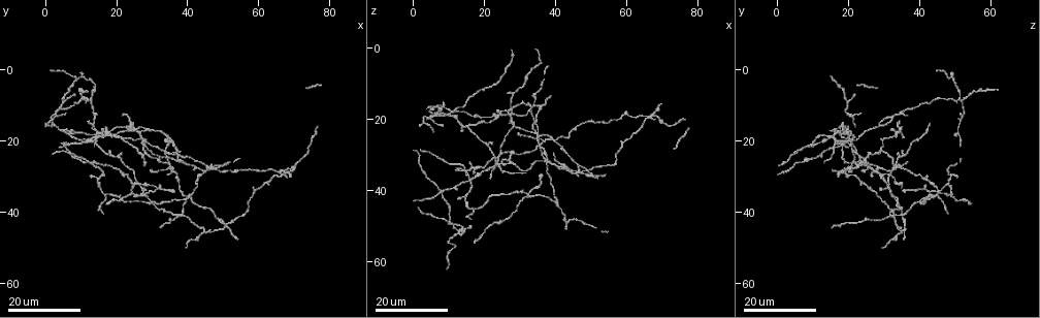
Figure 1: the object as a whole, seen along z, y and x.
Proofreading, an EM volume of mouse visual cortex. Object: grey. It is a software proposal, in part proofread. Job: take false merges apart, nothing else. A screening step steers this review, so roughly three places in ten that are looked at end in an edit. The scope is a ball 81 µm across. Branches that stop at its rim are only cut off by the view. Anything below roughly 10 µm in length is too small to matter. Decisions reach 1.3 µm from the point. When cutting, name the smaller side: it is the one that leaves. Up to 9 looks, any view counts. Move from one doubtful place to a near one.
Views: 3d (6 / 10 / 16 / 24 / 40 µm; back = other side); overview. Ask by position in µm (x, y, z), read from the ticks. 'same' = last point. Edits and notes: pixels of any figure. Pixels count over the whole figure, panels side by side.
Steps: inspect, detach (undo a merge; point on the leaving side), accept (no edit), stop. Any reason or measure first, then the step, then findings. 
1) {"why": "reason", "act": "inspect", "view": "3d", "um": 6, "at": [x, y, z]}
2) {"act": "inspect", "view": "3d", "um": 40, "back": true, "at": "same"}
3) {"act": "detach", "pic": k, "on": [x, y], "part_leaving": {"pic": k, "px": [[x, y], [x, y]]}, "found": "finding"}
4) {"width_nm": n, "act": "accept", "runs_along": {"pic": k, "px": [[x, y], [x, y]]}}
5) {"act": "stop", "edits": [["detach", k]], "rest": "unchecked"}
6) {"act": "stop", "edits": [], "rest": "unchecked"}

{"act": "inspect", "view": "3d", "um": 16, "at": [10.0, 20.5, 18.5]}

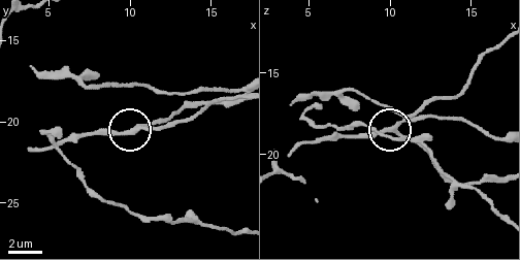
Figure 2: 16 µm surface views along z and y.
{"act": "inspect", "view": "3d", "um": 10, "at": [10.1, 20.7, 18.5]}

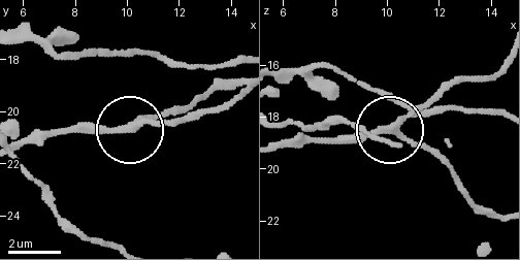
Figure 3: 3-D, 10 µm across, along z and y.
{"arms": 3, "act": "accept", "runs_along": {"pic": 3, "px": [[499, 218], [453, 171], [391, 131], [451, 80]]}, "found": "all the same neuron"}

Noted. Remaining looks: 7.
{"why": "looks like a crossing", "act": "inspect", "view": "3d", "um": 16, "at": [27.5, 20.5, 19.5]}

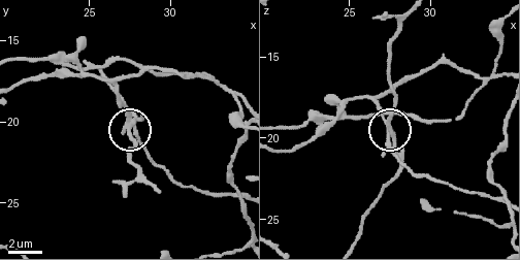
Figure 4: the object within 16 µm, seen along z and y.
{"act": "inspect", "view": "3d", "um": 6, "at": [27.8, 19.8, 20.1]}

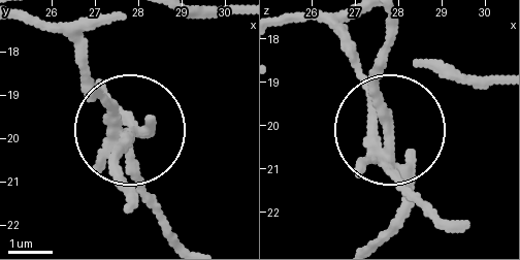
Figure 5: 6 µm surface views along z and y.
{"arms": 5, "act": "detach", "pic": 5, "on": [115, 151], "part_leaving": {"pic": 5, "px": [[394, 148], [376, 85], [383, 19]]}, "found": "a second neuron is stuck on"}

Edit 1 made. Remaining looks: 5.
{"why": "looks like a crossing", "act": "inspect", "view": "3d", "um": 24, "at": [34.0, 25.0, 23.5]}

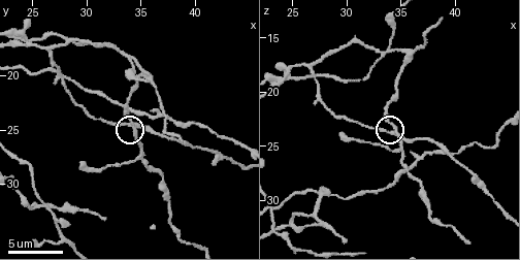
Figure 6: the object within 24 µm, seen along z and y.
{"act": "inspect", "view": "3d", "um": 6, "at": [34.4, 24.8, 23.2]}

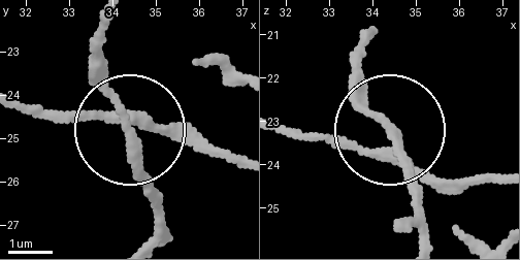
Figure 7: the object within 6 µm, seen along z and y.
{"arms": 4, "act": "accept", "runs_along": {"pic": 7, "px": [[236, 166], [133, 129], [125, 136], [159, 232]]}, "found": "continuous, no second neuron"}

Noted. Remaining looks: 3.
{"why": "four or more arms meet", "act": "inspect", "view": "3d", "um": 16, "at": [12.5, 8.0, 51.5]}

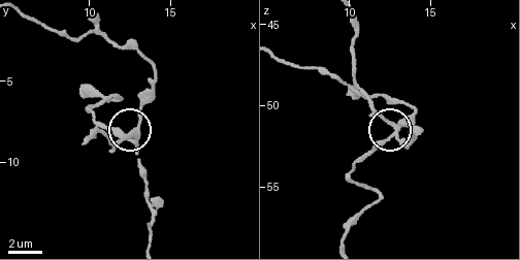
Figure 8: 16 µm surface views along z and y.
{"why": "closer look", "act": "inspect", "view": "3d", "um": 10, "at": [12.8, 8.2, 51.3]}

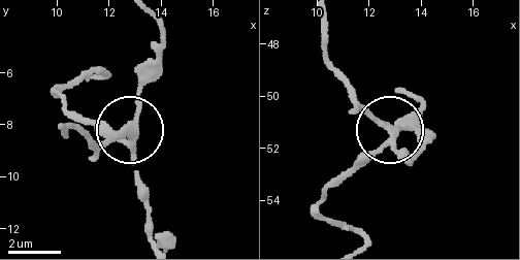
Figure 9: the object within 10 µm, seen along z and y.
{"act": "inspect", "view": "3d", "um": 10, "back": true, "at": [13.0, 8.2, 51.3]}

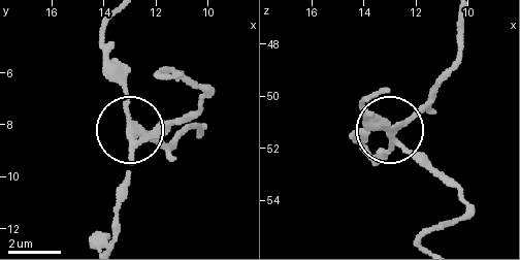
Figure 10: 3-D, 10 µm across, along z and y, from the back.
{"side_arm_um": 15, "act": "accept", "found": "all the same neuron"}

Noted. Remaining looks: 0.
{"act": "stop", "edits": [["detach", 5]], "rest": "unchecked"}

